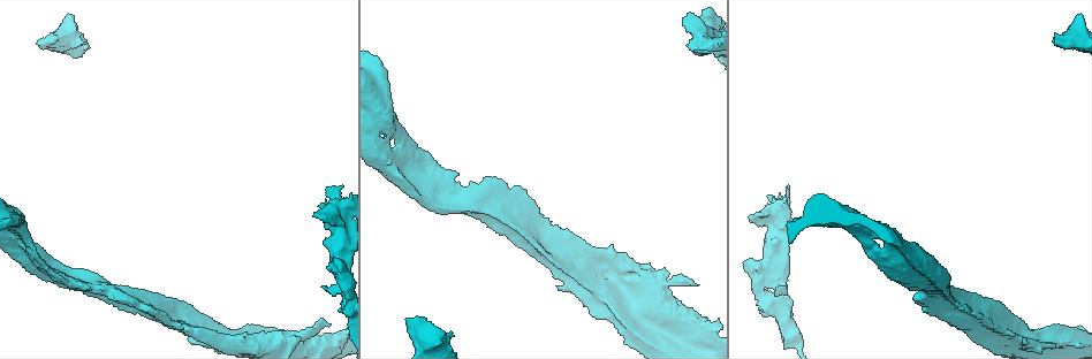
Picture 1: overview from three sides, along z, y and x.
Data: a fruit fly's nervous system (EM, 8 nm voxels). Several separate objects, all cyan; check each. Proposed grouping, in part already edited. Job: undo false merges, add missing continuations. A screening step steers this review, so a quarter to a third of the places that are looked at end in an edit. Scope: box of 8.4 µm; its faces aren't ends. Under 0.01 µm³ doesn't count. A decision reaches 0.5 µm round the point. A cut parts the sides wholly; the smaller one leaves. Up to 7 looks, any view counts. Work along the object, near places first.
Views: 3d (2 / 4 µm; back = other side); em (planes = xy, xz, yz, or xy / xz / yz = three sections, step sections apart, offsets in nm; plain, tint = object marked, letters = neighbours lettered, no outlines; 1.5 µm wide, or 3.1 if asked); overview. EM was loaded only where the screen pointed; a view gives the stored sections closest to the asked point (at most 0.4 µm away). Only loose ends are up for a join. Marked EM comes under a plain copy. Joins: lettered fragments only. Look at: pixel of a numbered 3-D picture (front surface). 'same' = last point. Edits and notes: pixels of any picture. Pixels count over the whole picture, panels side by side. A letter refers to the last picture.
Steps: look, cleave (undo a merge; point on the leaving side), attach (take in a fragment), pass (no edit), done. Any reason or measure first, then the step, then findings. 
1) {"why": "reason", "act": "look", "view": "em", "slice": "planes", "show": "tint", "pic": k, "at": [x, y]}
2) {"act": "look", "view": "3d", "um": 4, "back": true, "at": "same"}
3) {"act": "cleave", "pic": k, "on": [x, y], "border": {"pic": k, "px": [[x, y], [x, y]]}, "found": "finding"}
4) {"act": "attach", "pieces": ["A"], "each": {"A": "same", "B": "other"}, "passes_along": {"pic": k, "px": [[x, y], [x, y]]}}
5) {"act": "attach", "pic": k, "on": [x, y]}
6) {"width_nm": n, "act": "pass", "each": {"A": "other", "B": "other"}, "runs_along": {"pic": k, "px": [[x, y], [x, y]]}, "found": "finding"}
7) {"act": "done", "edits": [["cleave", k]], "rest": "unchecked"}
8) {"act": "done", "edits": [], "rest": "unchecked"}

{"act": "look", "view": "em", "slice": "planes", "show": "letters", "pic": 1, "at": [587, 279]}

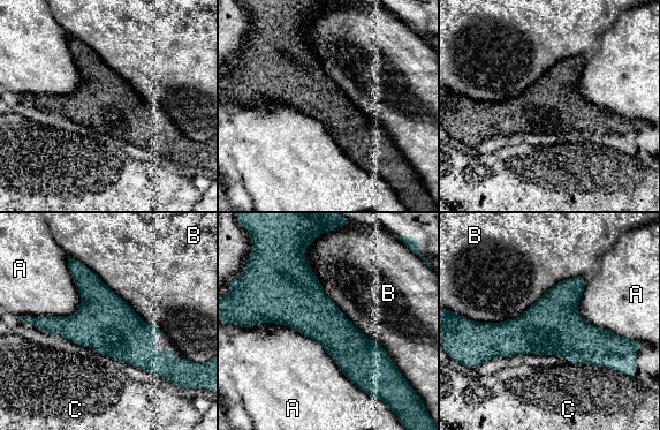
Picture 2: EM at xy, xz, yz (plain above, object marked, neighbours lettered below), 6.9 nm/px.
{"width_nm": 320, "longest_contact_nm": ["B", 1050], "act": "pass", "each": {"A": "other", "B": "other", "C": "other"}, "found": "one cell here"}

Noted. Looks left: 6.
{"why": "branch stops here", "act": "look", "view": "em", "slice": "planes", "show": "letters", "pic": 1, "at": [330, 325]}

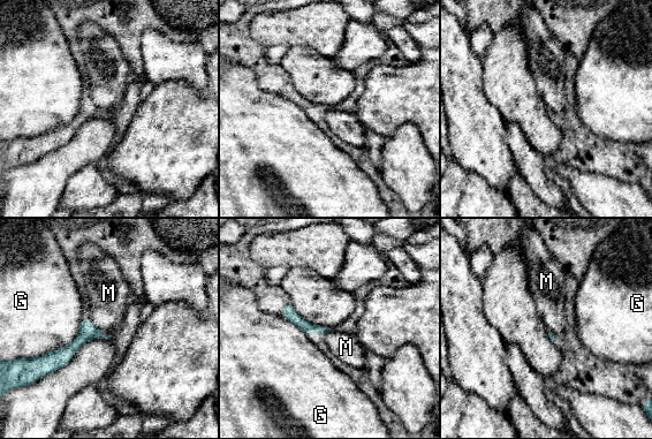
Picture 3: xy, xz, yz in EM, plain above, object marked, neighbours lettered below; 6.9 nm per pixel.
{"longest_contact_nm": ["G", 460], "act": "pass", "each": {"G": "other", "M": "other"}, "runs_along": {"pic": 3, "px": [[99, 333], [44, 361]]}, "found": "none of them fits"}

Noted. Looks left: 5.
{"why": "free end", "act": "look", "view": "em", "slice": "planes", "show": "letters", "pic": 1, "at": [407, 320]}

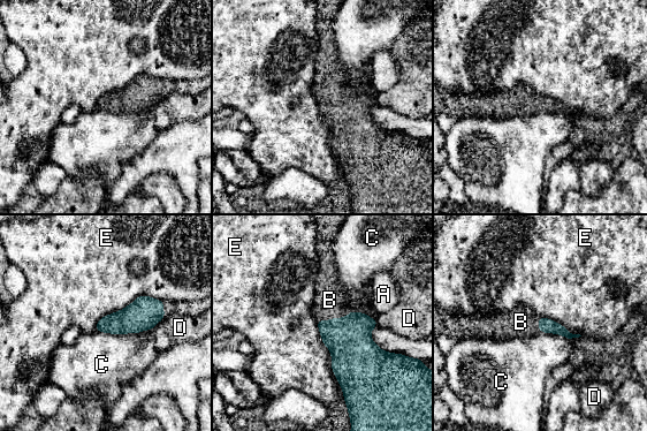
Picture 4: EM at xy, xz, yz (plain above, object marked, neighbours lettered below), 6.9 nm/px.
{"act": "attach", "pieces": ["B"], "each": {"A": "other", "B": "same", "C": "other", "D": "other", "E": "other"}, "found": "it goes on there"}

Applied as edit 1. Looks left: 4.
{"act": "done", "edits": [["attach", 4]], "rest": "unchecked"}

